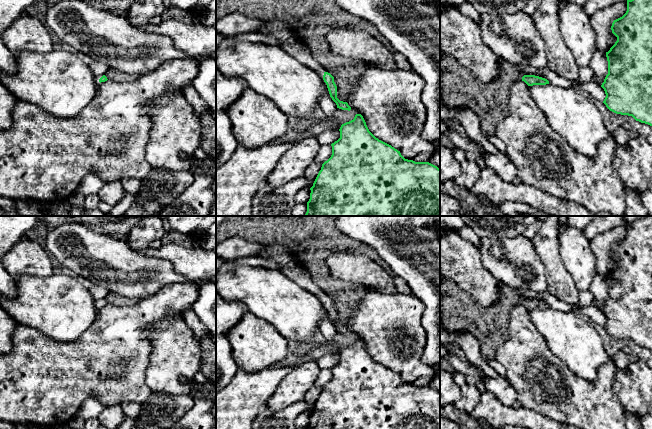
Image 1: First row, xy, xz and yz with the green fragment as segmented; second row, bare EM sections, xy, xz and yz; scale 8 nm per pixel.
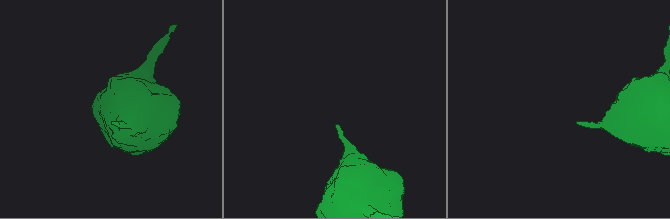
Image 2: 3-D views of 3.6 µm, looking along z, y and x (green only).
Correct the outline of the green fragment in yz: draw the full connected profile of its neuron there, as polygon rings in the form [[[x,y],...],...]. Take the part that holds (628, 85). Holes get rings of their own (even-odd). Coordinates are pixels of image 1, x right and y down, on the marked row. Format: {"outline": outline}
{"outline": [[[627,0],[626,13],[613,21],[611,30],[617,41],[606,52],[608,74],[601,85],[606,94],[603,103],[616,114],[632,116],[652,126],[652,0]]]}

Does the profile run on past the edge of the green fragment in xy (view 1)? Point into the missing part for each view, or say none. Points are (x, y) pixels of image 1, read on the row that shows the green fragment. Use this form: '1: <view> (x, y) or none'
1: none

